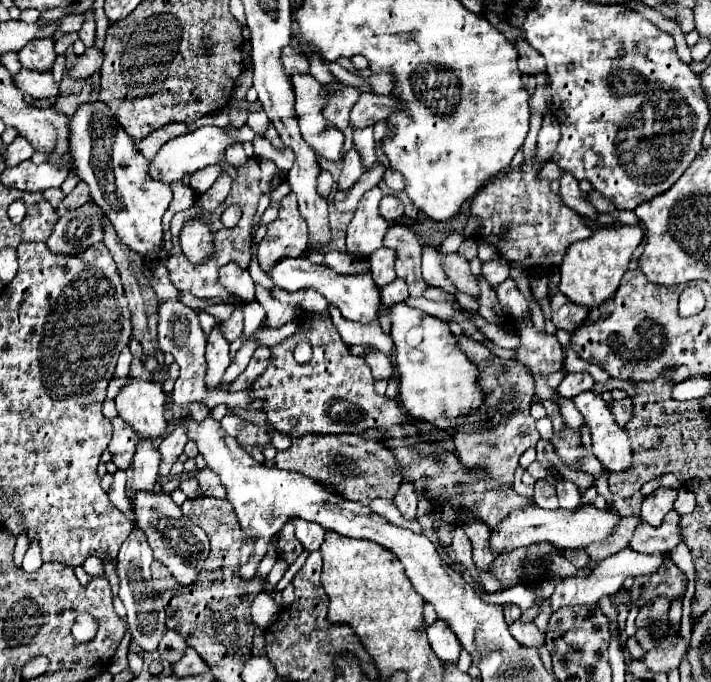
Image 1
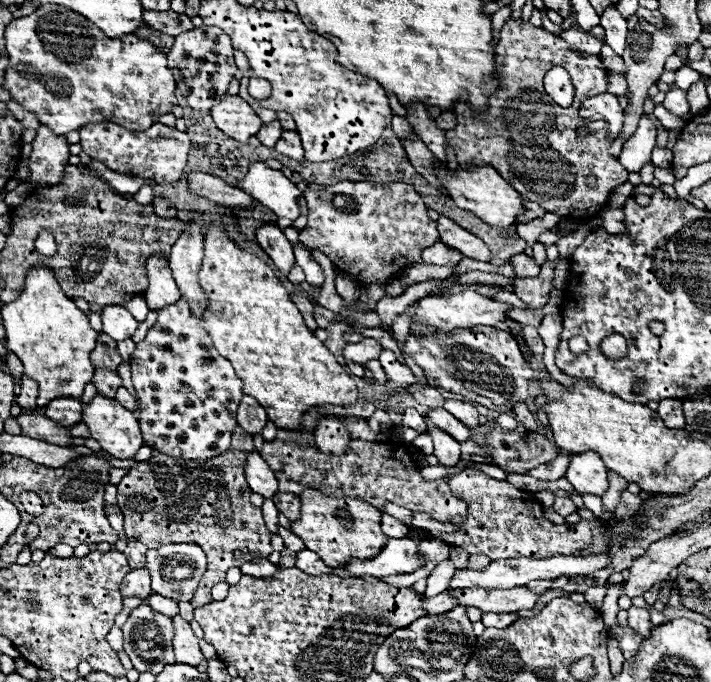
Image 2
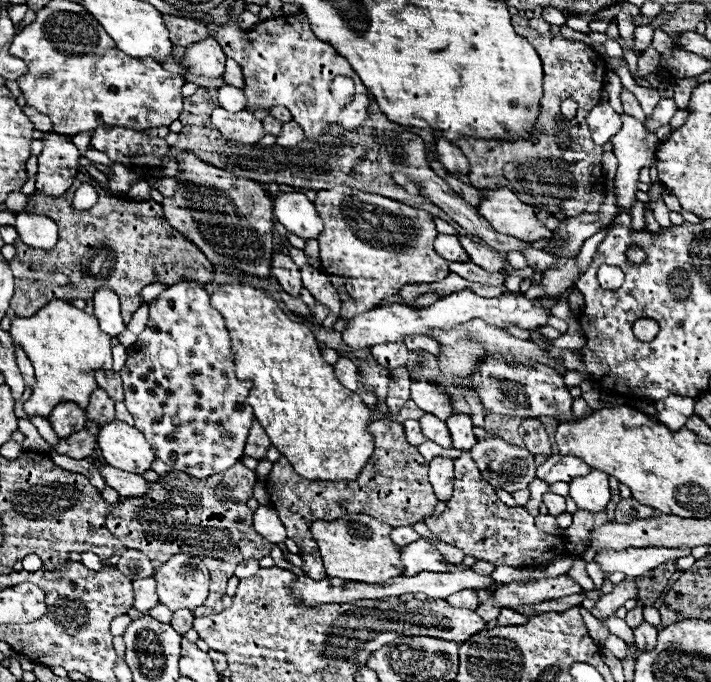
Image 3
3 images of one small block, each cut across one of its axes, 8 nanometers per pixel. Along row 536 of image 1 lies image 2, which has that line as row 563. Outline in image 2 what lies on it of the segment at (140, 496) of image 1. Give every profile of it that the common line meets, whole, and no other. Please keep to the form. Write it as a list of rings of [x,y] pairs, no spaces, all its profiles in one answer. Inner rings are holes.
[[[164,544],[158,550],[148,550],[146,568],[152,576],[152,590],[170,600],[190,602],[196,594],[200,578],[206,572],[206,554],[196,544]]]

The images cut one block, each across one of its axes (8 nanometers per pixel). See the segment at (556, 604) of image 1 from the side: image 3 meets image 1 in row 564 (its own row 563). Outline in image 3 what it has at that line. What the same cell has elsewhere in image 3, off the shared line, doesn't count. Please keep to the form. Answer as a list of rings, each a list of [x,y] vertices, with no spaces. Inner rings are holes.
[[[624,548],[598,552],[596,564],[606,574],[622,572],[626,576],[642,576],[646,570],[688,554],[688,548]]]

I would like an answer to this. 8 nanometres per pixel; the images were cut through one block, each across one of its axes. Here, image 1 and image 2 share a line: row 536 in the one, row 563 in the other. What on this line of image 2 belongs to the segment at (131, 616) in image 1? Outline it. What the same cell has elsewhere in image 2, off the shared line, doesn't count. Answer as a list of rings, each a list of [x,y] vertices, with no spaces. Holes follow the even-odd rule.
[[[130,540],[128,548],[124,550],[124,556],[128,558],[130,570],[142,568],[144,566],[144,558],[146,558],[146,546],[140,544],[140,542],[136,542],[136,540]]]

